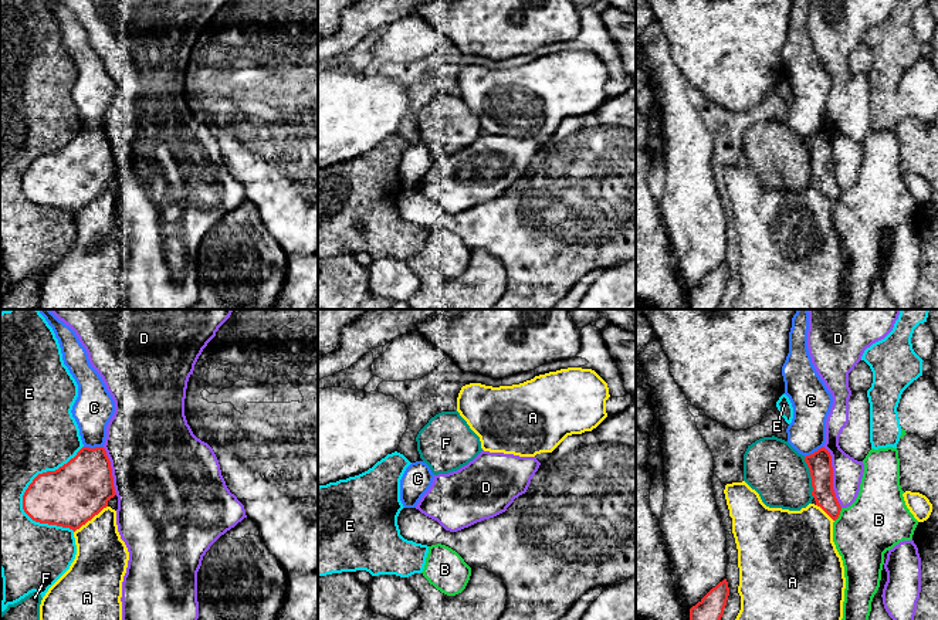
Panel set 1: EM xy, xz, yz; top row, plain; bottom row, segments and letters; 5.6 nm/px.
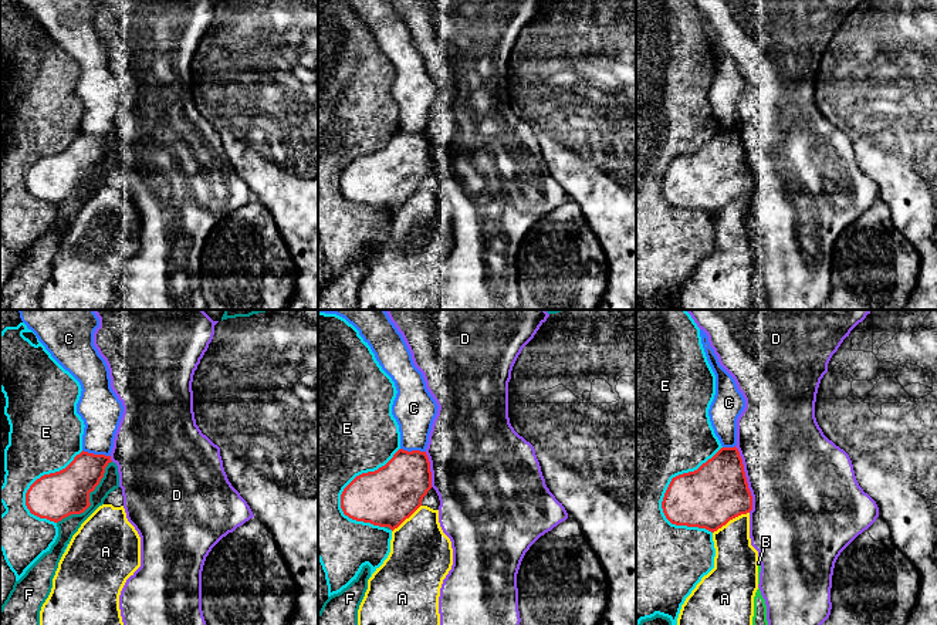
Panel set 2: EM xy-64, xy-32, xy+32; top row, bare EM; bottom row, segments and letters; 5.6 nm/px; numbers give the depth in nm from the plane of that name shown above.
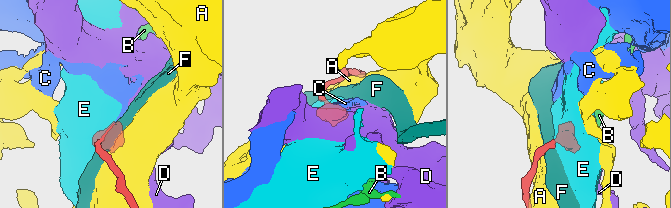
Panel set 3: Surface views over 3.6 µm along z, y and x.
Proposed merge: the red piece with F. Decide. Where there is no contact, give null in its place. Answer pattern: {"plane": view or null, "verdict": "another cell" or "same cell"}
{"plane": "yz", "verdict": "another cell"}

